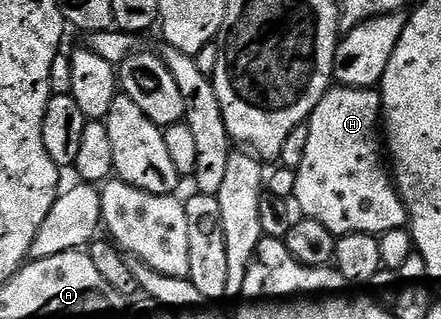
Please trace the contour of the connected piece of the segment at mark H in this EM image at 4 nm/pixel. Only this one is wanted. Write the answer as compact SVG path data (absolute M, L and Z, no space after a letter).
M335 85L324 93L306 122L309 141L305 144L305 157L301 157L301 165L294 168L293 203L302 218L321 221L321 225L325 225L325 229L332 231L336 237L351 231L381 236L393 229L408 226L407 206L403 204L399 190L395 187L385 158L385 147L381 142L382 109L383 96L378 90Z

